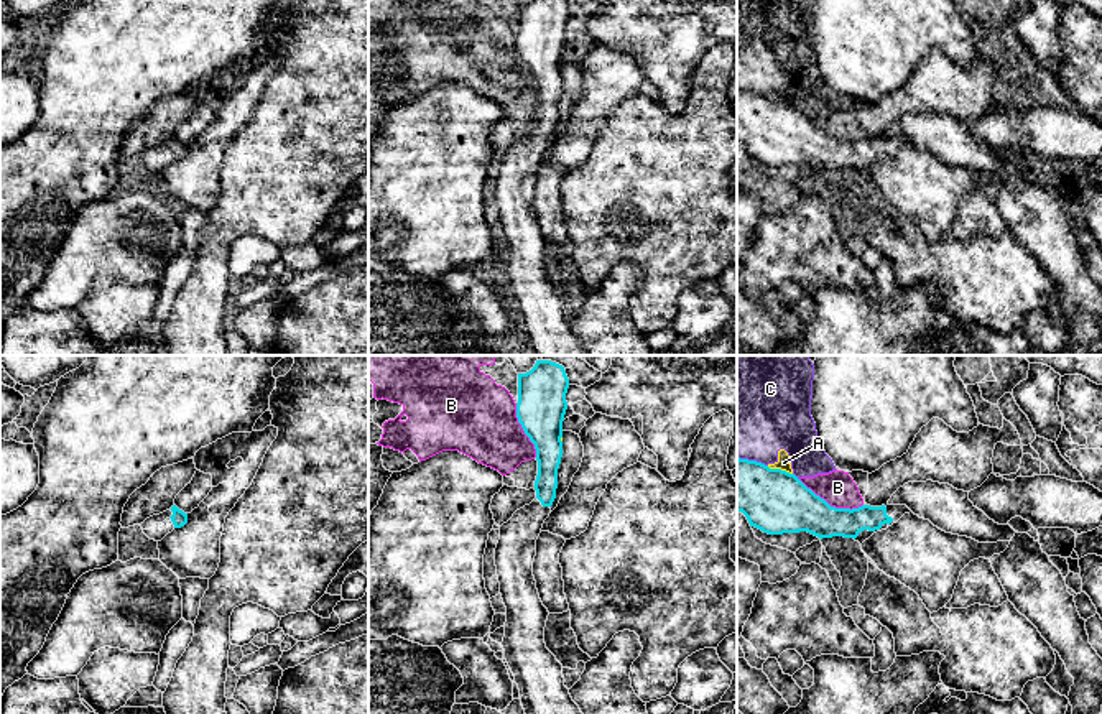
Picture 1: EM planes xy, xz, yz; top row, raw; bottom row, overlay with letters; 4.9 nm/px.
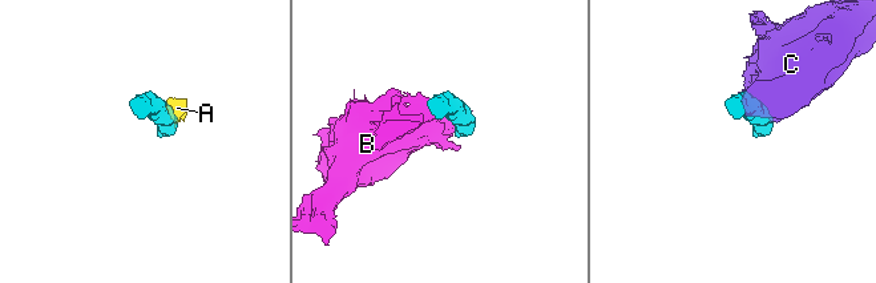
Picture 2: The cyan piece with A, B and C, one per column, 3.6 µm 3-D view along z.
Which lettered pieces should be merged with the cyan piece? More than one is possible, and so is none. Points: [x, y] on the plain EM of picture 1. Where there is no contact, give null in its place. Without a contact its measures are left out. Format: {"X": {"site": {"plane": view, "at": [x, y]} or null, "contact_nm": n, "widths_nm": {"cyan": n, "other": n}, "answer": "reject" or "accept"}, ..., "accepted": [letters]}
{"A": {"site": {"plane": "yz", "at": [780, 101]}, "contact_nm": 130, "widths_nm": {"cyan": 320, "other": 70}, "answer": "reject"}, "B": {"site": {"plane": "yz", "at": [829, 137]}, "contact_nm": 340, "widths_nm": {"cyan": 300, "other": 170}, "answer": "reject"}, "C": {"site": {"plane": "yz", "at": [752, 92]}, "contact_nm": 160, "widths_nm": {"cyan": 320, "other": 440}, "answer": "reject"}, "accepted": []}

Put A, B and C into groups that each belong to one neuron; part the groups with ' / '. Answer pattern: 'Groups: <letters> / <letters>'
Groups: A C / B

